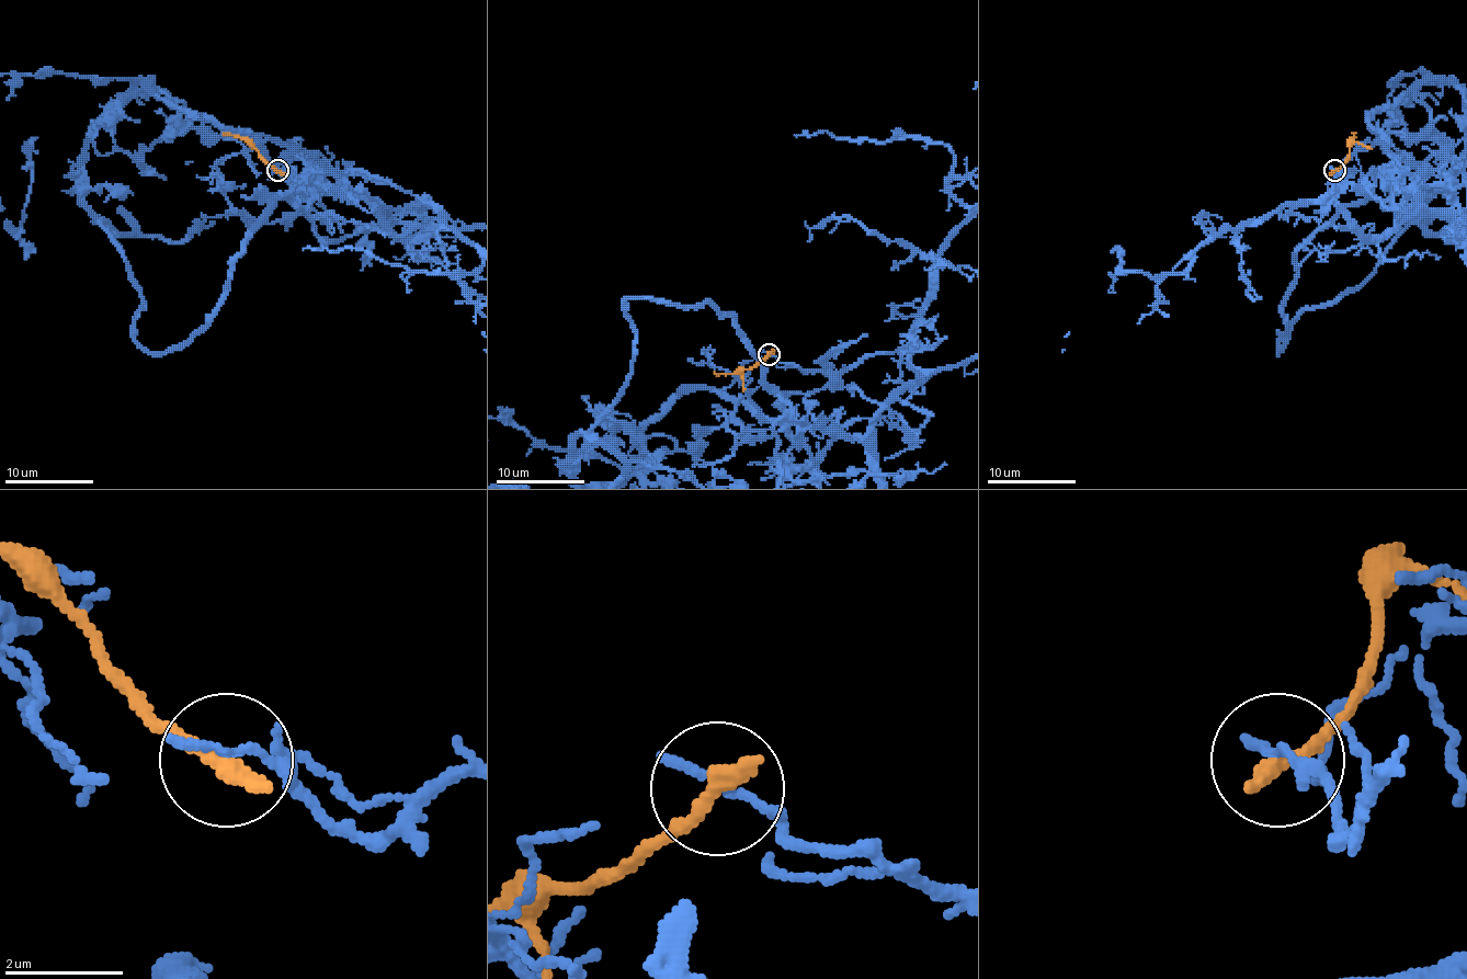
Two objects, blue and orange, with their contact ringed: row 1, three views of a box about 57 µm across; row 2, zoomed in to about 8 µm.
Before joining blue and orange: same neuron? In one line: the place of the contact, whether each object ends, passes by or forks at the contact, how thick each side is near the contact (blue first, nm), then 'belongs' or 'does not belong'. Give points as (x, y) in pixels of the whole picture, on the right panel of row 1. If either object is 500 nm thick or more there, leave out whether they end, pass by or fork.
at (1334, 170); blue ends there; orange ends there; 180 nm thick on the blue side, 380 nm on the other; does not belong

